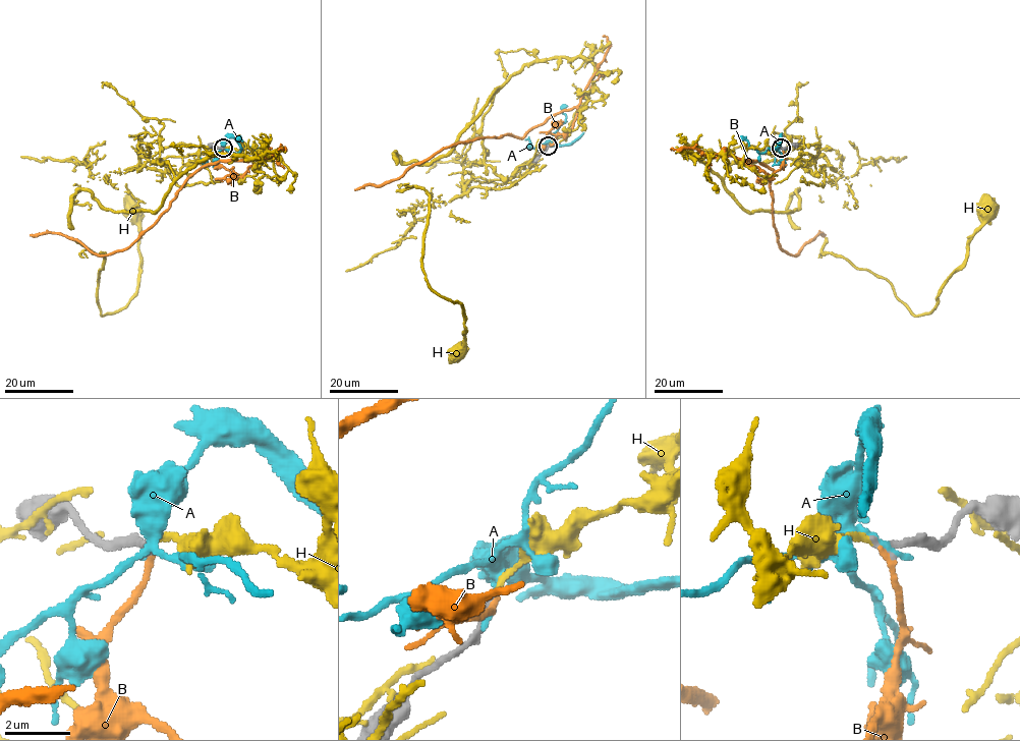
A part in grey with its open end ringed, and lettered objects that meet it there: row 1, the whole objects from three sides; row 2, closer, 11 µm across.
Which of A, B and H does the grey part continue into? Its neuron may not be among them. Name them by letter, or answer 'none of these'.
H

